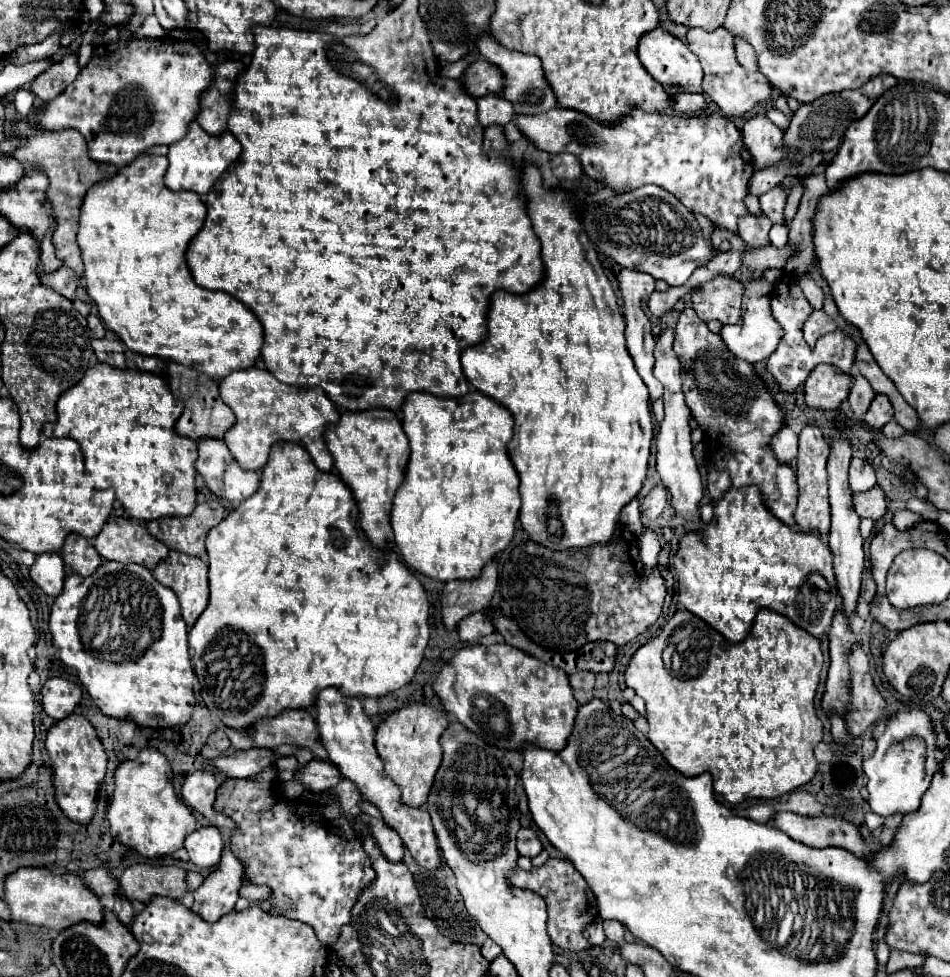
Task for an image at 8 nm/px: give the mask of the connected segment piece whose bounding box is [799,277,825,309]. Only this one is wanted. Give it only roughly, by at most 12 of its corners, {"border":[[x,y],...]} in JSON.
{"border":[[799,277],[807,301],[815,309],[823,309],[825,295],[821,287],[809,279]]}

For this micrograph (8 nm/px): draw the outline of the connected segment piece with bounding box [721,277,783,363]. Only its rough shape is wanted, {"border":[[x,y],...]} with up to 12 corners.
{"border":[[751,279],[741,323],[725,325],[729,351],[749,363],[765,361],[783,337],[771,315],[773,285]]}

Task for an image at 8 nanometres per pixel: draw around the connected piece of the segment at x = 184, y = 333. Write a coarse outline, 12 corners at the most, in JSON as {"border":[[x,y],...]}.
{"border":[[139,155],[85,195],[87,293],[129,351],[217,379],[263,327],[185,261],[207,207]]}

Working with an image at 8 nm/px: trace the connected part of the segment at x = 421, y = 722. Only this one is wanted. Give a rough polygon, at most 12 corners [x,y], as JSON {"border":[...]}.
{"border":[[413,703],[377,727],[375,745],[403,803],[427,801],[449,721]]}

